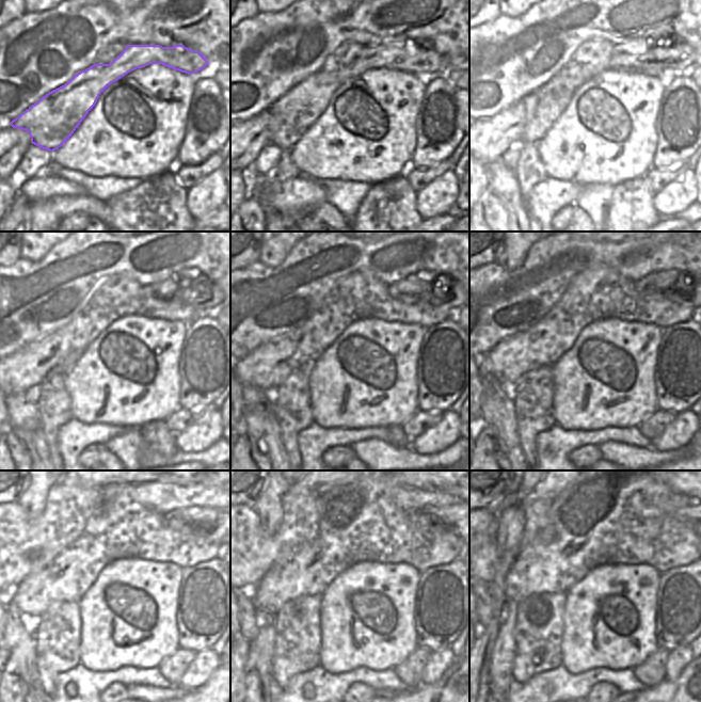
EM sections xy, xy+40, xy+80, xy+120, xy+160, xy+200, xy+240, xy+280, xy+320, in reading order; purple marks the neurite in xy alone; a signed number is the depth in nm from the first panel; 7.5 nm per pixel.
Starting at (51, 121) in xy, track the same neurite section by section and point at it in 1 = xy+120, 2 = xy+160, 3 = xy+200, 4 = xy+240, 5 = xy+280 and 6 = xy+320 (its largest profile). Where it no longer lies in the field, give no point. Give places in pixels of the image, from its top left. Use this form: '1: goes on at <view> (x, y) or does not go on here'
1: goes on at xy+120 (194, 289)
2: goes on at xy+160 (436, 289)
3: goes on at xy+200 (680, 287)
4: goes on at xy+240 (208, 522)
5: goes on at xy+280 (447, 514)
6: goes on at xy+320 (686, 512)

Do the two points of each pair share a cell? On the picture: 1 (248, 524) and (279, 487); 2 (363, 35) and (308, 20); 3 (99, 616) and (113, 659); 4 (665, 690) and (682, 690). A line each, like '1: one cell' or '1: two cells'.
1: two cells
2: one cell
3: one cell
4: one cell

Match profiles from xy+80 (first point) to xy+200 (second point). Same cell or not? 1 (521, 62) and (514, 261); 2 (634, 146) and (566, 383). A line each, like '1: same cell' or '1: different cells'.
1: different cells
2: same cell

